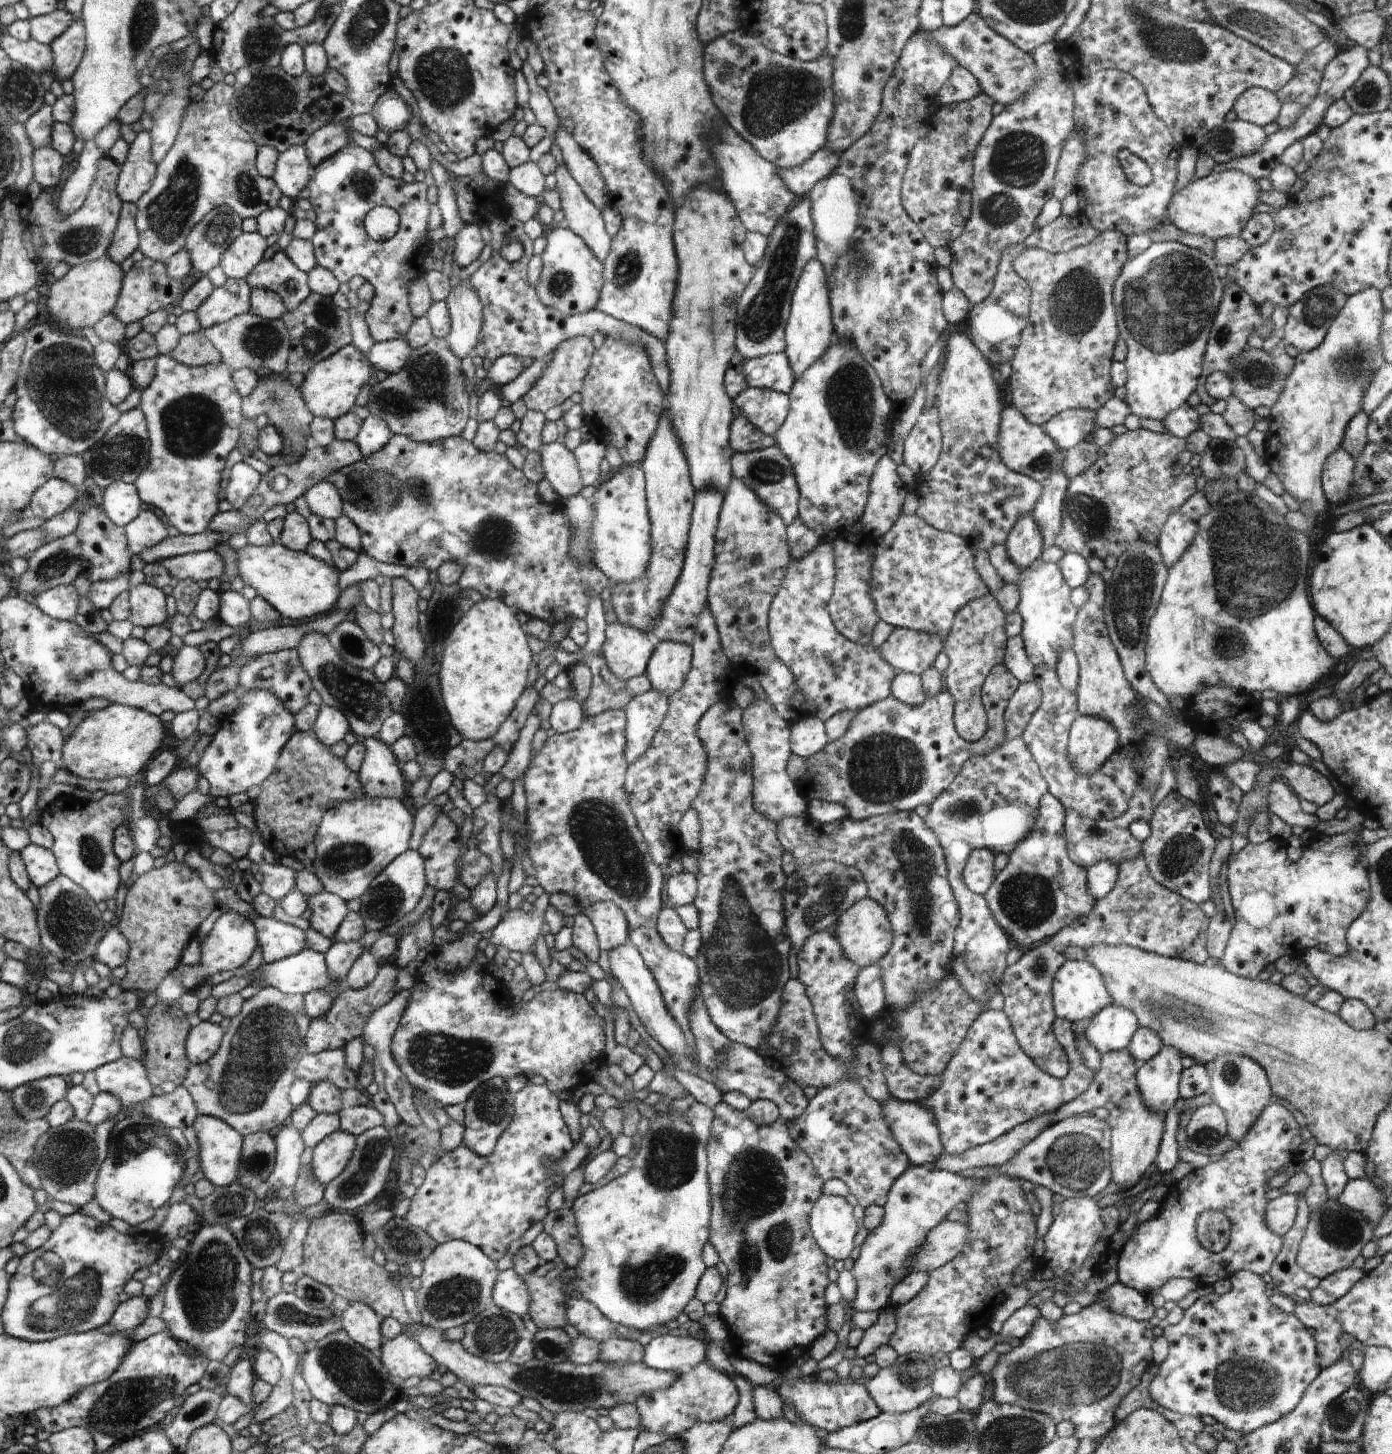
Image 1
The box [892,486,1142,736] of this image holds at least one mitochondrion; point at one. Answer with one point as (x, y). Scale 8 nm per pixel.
(1088, 516)

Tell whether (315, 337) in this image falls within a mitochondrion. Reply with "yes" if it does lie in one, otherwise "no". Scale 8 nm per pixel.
yes

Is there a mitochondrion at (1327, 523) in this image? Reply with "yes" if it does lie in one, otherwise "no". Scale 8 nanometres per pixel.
no

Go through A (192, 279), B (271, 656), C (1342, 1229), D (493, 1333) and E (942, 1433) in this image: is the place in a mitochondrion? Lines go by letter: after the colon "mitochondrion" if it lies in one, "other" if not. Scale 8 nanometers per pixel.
A: other
B: other
C: mitochondrion
D: mitochondrion
E: mitochondrion

